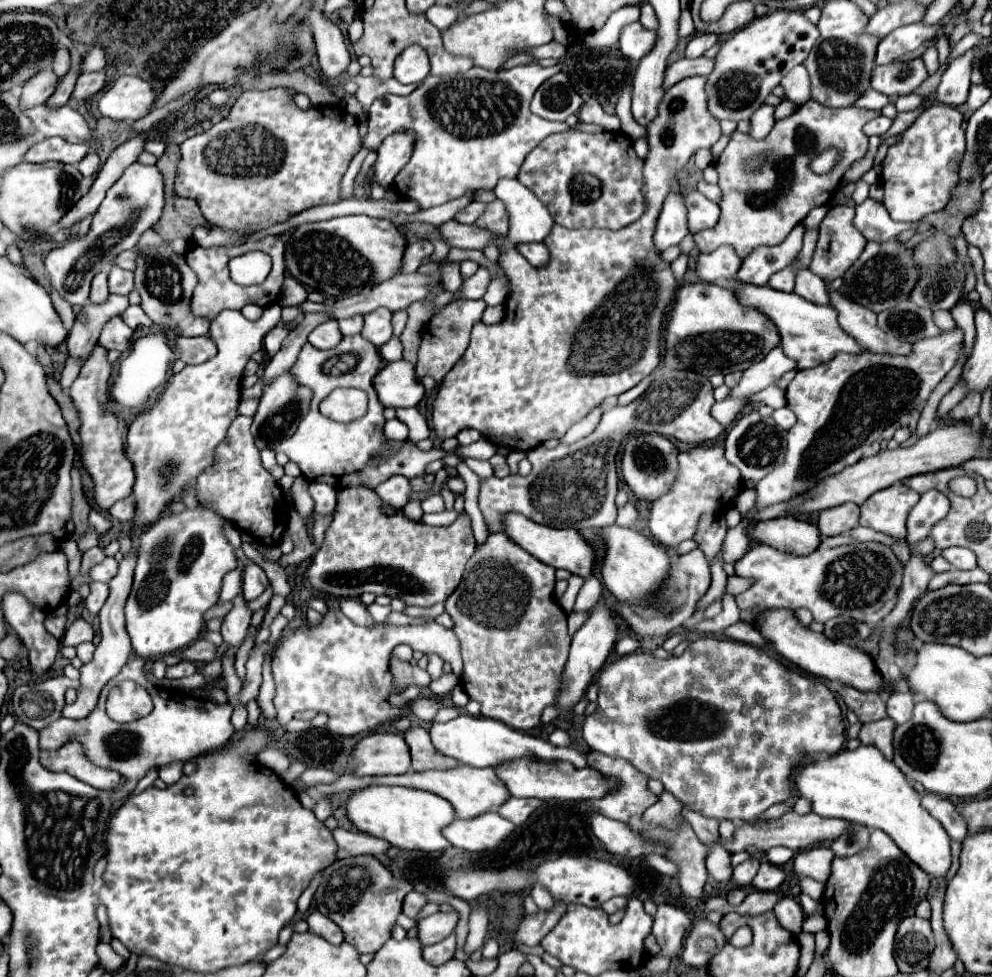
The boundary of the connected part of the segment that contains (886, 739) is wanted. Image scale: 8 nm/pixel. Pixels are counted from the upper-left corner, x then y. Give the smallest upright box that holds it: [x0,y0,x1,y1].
[860,717,896,759]

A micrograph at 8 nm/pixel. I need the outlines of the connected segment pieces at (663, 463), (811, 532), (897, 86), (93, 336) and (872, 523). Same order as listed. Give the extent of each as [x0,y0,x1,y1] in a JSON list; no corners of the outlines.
[[622,435,678,503],[752,515,822,555],[870,59,928,95],[68,295,128,363],[860,483,920,539]]

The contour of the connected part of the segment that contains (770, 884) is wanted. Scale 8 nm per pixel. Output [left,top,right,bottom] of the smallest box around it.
[752,861,784,891]

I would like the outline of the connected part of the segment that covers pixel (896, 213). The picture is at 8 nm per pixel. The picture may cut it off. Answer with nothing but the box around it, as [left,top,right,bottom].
[880,105,966,221]

